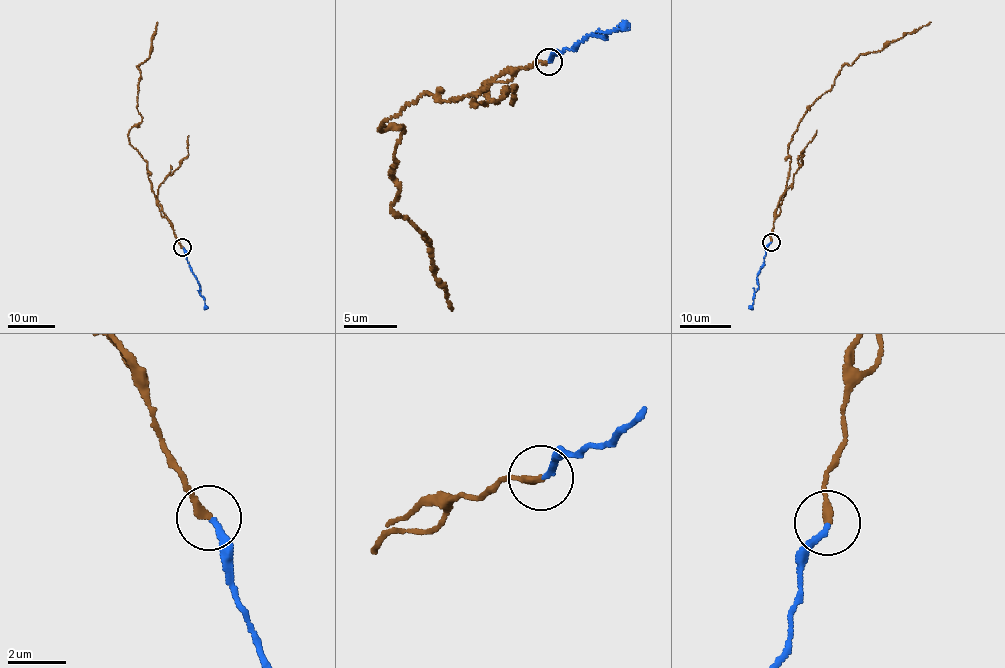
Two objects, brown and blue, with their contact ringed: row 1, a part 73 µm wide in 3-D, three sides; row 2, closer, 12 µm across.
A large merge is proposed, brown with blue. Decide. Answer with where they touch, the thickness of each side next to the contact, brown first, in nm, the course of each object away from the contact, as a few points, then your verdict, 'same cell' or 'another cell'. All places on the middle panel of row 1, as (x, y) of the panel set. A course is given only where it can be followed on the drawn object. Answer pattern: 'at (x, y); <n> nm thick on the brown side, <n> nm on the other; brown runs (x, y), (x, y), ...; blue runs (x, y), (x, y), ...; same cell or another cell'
at (548, 61); 240 nm thick on the brown side, 200 nm on the other; brown runs (549, 62), (511, 67), (441, 102), (427, 91), (379, 126), (403, 129), (391, 208), (425, 236), (452, 310); blue runs (549, 62), (555, 53), (575, 48), (591, 35), (605, 39), (615, 29), (623, 28); same cell

